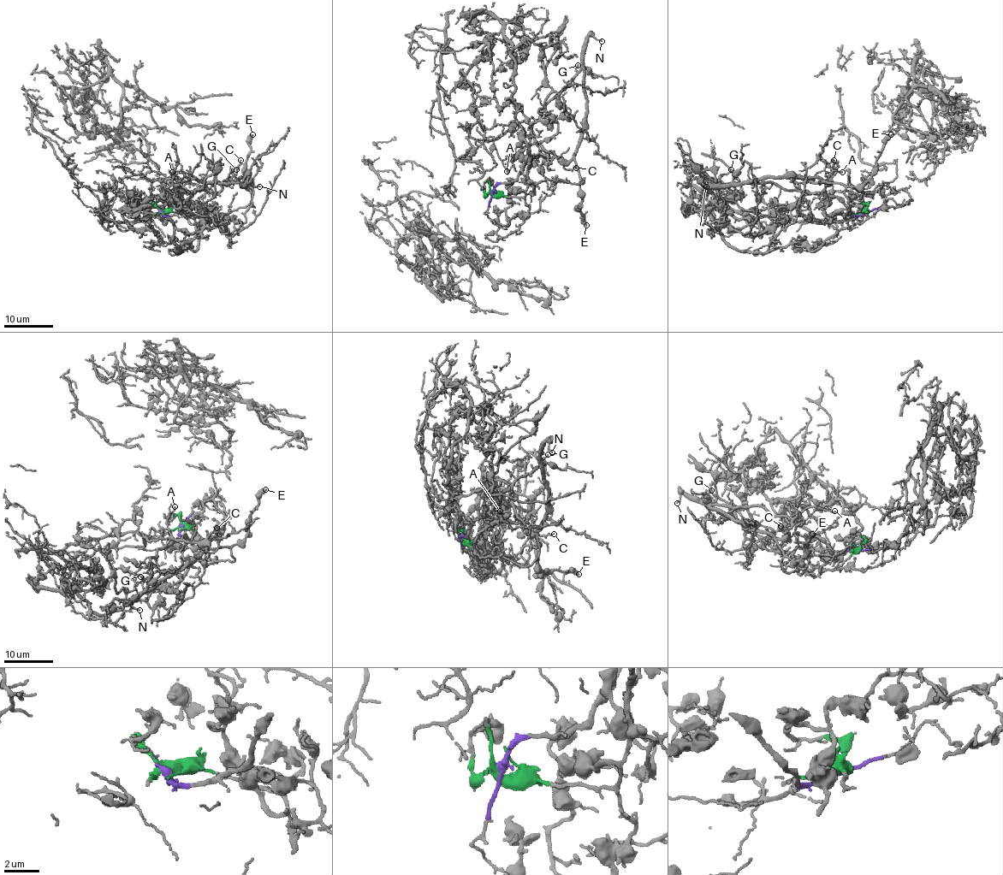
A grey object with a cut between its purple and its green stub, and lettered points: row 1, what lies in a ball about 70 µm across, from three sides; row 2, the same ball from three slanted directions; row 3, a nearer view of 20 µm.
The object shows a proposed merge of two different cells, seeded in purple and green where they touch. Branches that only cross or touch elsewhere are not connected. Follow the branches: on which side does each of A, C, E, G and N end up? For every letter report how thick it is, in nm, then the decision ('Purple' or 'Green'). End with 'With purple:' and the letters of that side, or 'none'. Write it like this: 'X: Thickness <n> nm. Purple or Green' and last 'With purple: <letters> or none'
A: Thickness 120 nm. Purple
C: Thickness 140 nm. Purple
E: Thickness 360 nm. Purple
G: Thickness 140 nm. Purple
N: Thickness 100 nm. Purple
With purple: A, C, E, G, N

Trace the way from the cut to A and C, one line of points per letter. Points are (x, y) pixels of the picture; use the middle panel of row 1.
A: (492, 193), (525, 165), (531, 127), (582, 69), (586, 116), (575, 154), (558, 159), (532, 144), (507, 171)
C: (492, 193), (525, 165), (531, 127), (582, 69), (585, 129), (575, 156), (563, 164), (577, 168)

